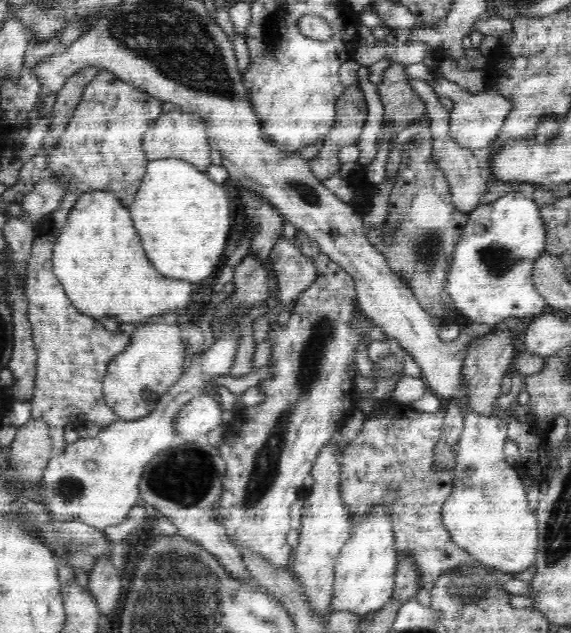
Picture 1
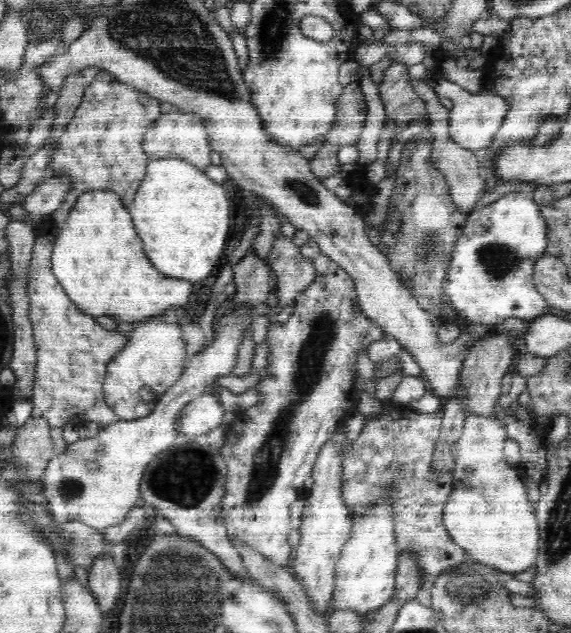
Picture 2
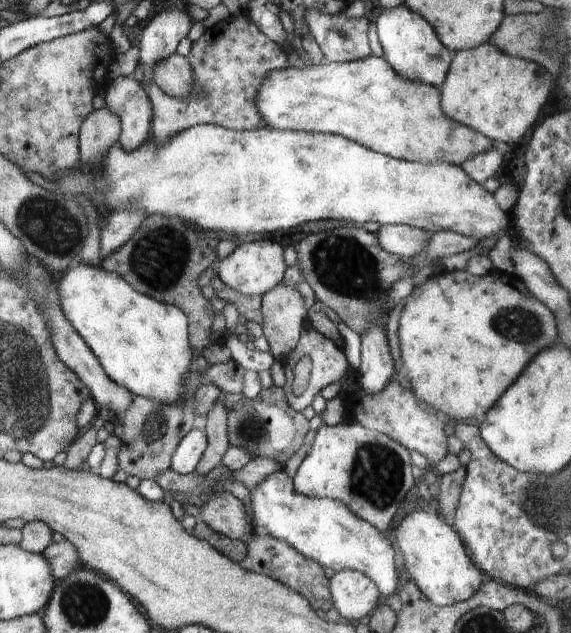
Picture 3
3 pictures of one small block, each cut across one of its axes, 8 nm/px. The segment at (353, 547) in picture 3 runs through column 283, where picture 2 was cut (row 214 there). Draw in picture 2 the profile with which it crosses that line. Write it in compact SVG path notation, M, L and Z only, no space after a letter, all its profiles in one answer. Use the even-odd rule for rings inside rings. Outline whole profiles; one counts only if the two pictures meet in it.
M509 192L490 204L467 214L462 236L456 240L450 252L450 264L445 284L442 286L448 295L451 306L463 324L494 326L514 317L533 320L548 310L546 299L533 284L533 268L537 260L546 254L548 244L547 226L539 205L530 195Z

